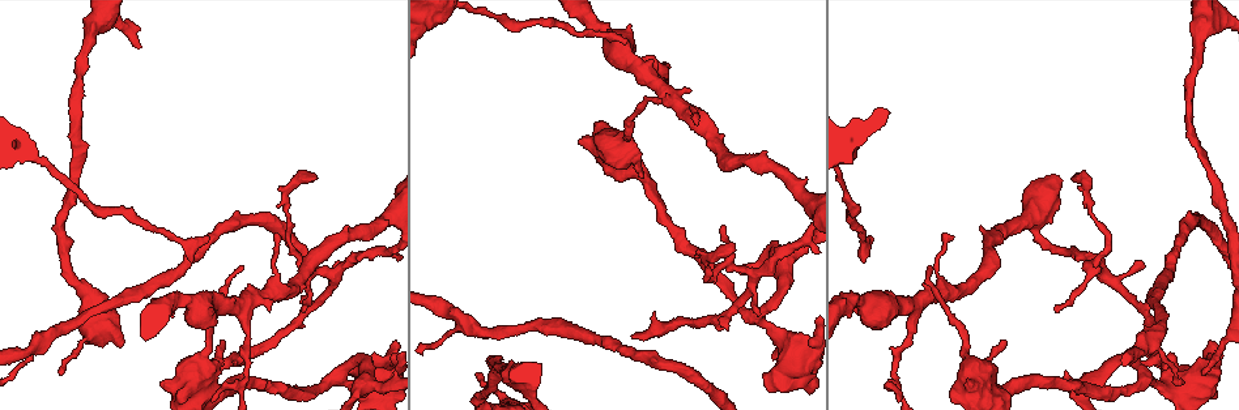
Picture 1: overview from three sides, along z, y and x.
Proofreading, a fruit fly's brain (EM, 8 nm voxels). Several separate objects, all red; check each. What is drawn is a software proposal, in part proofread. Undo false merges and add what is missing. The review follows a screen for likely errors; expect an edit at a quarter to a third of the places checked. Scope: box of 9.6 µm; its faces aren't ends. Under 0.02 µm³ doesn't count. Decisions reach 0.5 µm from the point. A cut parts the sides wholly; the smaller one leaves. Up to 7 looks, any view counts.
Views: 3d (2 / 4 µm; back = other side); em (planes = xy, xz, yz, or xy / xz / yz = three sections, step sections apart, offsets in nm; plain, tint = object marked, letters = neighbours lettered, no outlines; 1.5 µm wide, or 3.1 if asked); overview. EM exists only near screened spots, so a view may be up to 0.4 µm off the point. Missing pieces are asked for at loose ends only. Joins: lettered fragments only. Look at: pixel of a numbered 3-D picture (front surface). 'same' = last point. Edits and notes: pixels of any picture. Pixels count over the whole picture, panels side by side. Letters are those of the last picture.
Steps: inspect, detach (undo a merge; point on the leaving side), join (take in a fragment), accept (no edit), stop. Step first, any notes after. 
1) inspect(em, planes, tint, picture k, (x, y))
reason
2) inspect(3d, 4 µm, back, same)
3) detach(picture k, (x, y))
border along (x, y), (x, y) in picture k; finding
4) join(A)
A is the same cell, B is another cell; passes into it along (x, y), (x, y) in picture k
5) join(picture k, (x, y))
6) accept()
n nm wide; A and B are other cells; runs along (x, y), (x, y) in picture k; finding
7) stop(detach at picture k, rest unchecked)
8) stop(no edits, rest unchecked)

inspect(3d, 4 µm, picture 1, (757, 313))
an open end

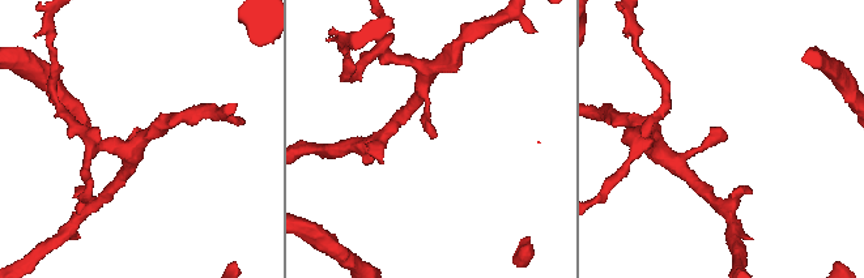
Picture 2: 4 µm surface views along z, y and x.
inspect(em, planes, letters, picture 2, (137, 130))

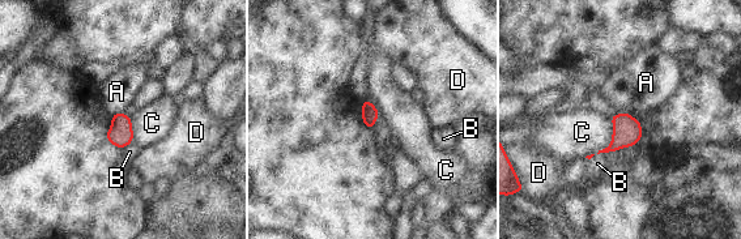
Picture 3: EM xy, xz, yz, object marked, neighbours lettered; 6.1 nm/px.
accept()
100 nm wide; A, B, C and D are other cells; border along (122, 111), (111, 115) in picture 3; none of them fits

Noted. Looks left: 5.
inspect(3d, 2 µm, picture 1, (159, 382))
an open end

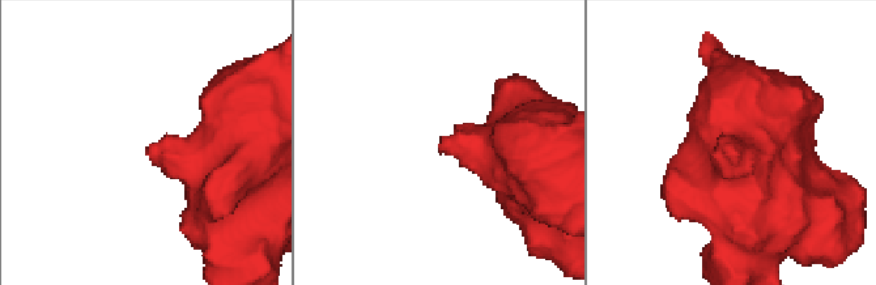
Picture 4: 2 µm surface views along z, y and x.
inspect(em, planes, letters, picture 4, (439, 146))

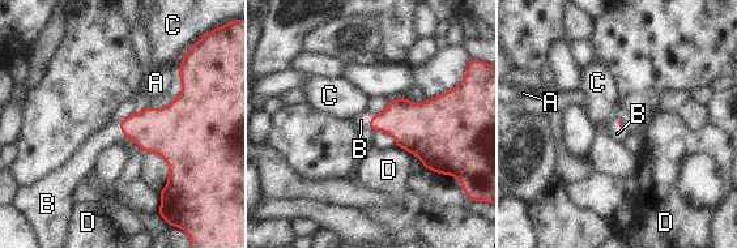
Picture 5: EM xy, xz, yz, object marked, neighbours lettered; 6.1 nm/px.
join(B)
B is the same cell, A, C and D are other cells; passes into it along (162, 131), (122, 129), (110, 135) in picture 5; the cell continues

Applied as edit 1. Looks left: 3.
inspect(em, planes, plain, picture 1, (223, 339))
branch stops here

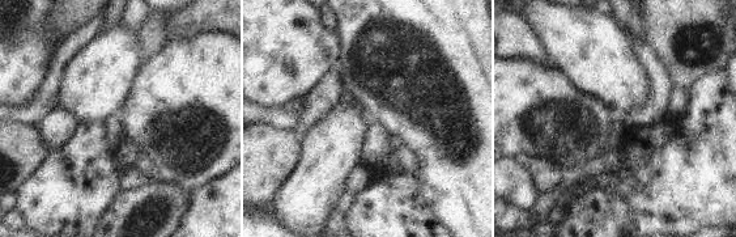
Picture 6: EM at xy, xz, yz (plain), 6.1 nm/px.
inspect(em, planes, tint, same)
with the object marked

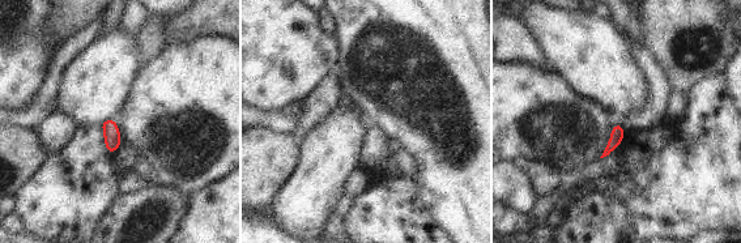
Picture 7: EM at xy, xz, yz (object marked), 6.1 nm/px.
inspect(em, planes, letters, same)
see the neighbours

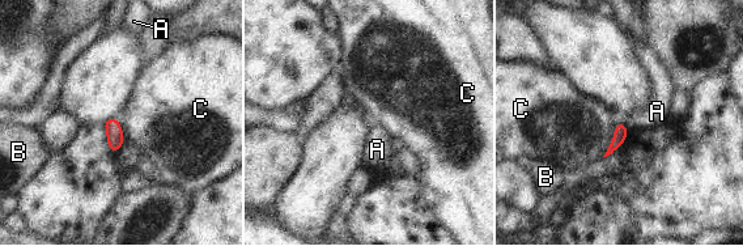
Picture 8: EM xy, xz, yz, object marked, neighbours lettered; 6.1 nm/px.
accept()
A, B and C are other cells; no lettered fragment goes on from it

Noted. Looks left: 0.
stop(join at picture 5, rest unchecked)

